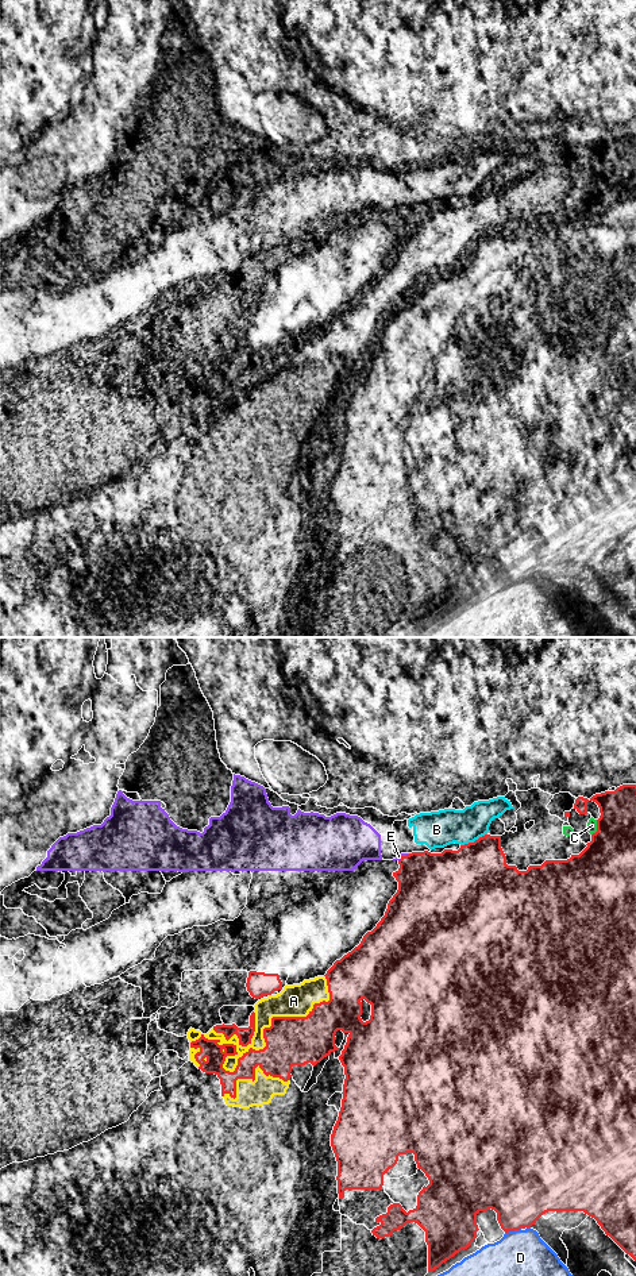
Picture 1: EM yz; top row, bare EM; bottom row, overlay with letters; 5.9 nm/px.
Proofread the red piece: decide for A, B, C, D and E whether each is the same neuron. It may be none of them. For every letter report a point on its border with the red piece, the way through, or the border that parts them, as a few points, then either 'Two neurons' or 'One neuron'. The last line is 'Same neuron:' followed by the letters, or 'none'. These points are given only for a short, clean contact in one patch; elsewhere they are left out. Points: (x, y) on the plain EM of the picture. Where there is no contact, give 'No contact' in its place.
A: Touches red at yz (261, 401). Two neurons
B: Touches red at yz (474, 193). Two neurons
C: Touches red at yz (597, 180). Two neurons
D: Touches red at yz (512, 582). Two neurons
E: Touches red at yz (404, 208). Two neurons
Same neuron: none

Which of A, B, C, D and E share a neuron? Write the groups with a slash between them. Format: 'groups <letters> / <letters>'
groups A C / B E / D

